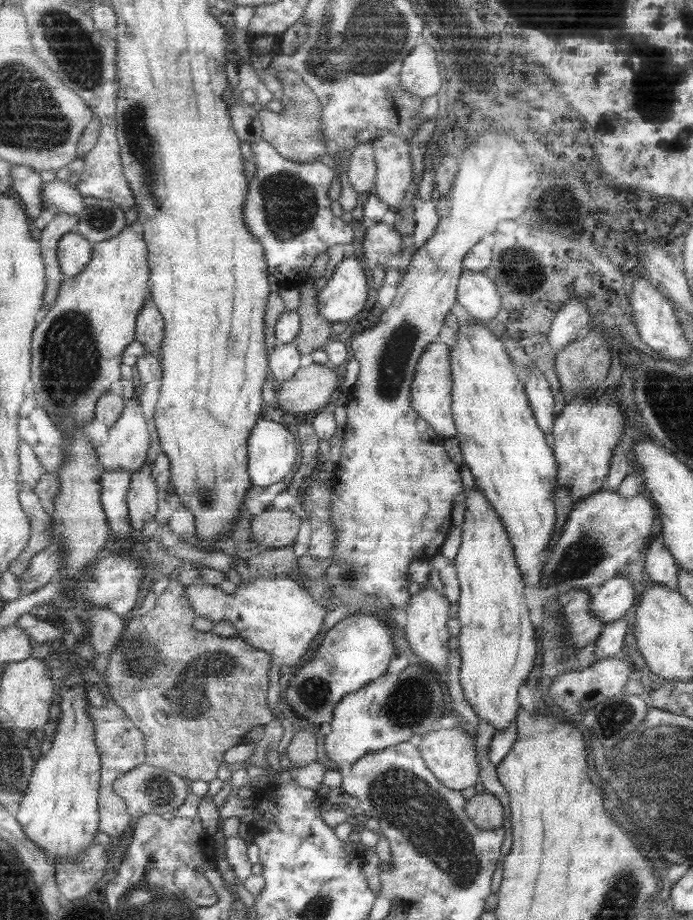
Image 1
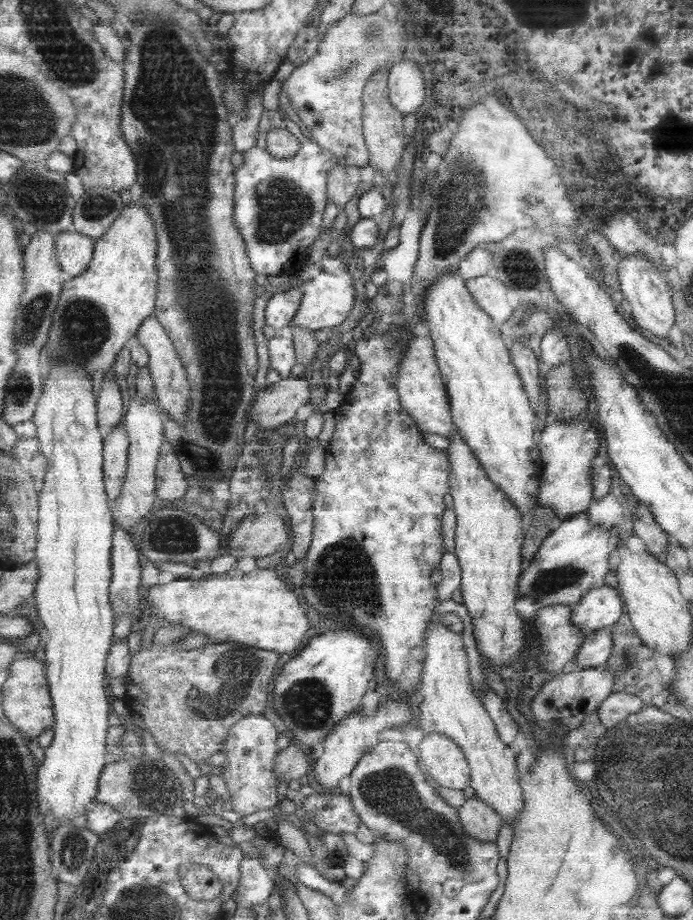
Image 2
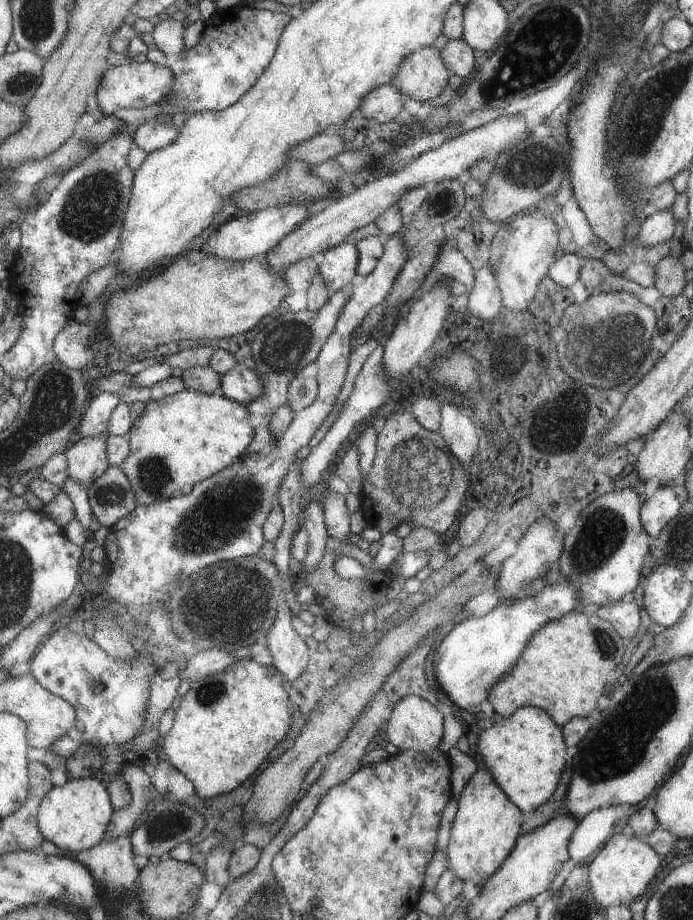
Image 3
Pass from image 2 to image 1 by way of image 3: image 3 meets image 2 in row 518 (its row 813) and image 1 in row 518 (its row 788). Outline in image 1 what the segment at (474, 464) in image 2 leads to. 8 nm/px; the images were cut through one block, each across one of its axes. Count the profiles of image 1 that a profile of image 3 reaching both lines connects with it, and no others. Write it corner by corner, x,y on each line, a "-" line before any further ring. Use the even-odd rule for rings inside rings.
474,484
467,491
461,544
454,560
460,582
457,614
462,626
458,642
462,663
460,677
466,699
471,703
475,714
479,719
490,722
498,731
514,720
515,711
520,707
517,702
517,690
533,668
537,644
533,638
533,624
529,622
527,608
523,604
521,570
518,569
516,558
513,558
513,546
505,526
477,485

